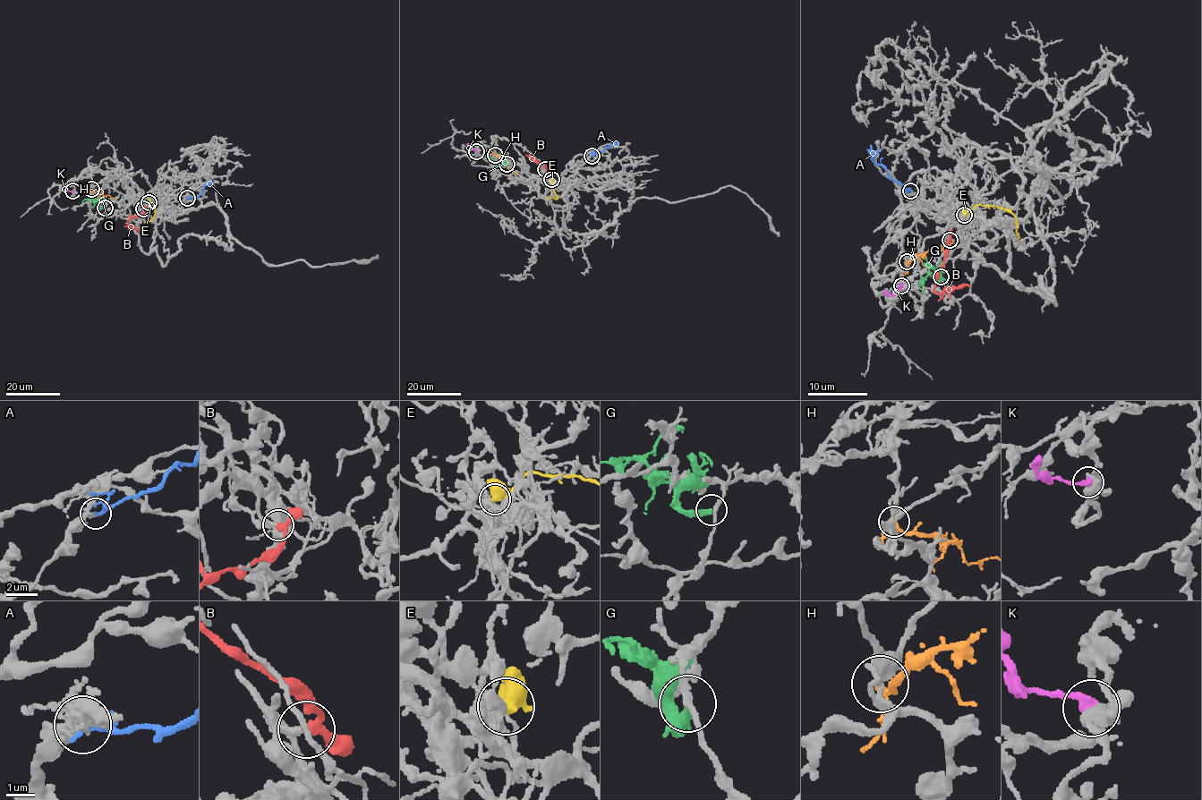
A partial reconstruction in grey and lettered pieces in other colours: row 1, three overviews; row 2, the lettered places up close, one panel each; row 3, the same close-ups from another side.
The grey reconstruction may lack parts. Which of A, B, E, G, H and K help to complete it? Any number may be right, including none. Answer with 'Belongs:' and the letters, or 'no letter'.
Belongs: B

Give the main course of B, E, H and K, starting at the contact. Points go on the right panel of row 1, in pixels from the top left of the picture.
B: (950, 240), (934, 291), (942, 293), (955, 287), (970, 286)
E: (964, 215), (981, 204), (1000, 206), (1013, 216), (1019, 241)
H: (906, 262), (930, 251), (936, 253), (941, 245), (954, 242)
K: (900, 285), (899, 291), (894, 293), (888, 293), (883, 289)

